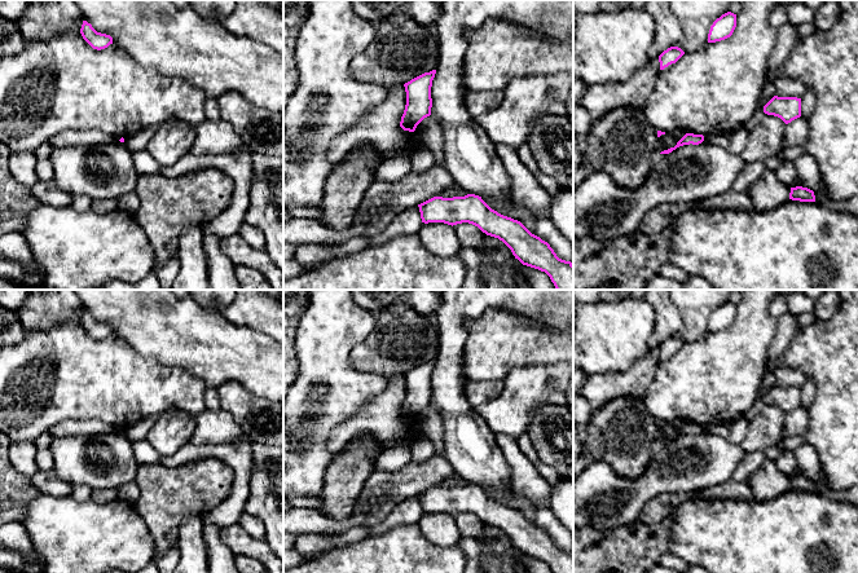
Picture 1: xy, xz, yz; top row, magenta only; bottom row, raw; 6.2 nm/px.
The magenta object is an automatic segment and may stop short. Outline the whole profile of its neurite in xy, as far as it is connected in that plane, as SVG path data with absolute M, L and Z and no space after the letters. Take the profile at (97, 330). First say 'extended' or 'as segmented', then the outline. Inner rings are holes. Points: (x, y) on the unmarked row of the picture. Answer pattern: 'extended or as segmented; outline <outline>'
as segmented; outline M83 310L80 323L83 329L97 340L107 338L110 334L113 334L113 327L106 323L97 322L91 313L87 310Z

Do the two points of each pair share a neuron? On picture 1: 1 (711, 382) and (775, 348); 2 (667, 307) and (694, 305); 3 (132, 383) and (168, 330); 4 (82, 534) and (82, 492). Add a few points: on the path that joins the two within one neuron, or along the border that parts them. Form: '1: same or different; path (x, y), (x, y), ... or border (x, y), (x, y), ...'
1: different; border (778, 324), (768, 351), (768, 360)
2: different; border (672, 303), (681, 320), (681, 330), (677, 335)
3: different; border (124, 342), (145, 356), (180, 367)
4: different; border (70, 496), (78, 501), (91, 499)

